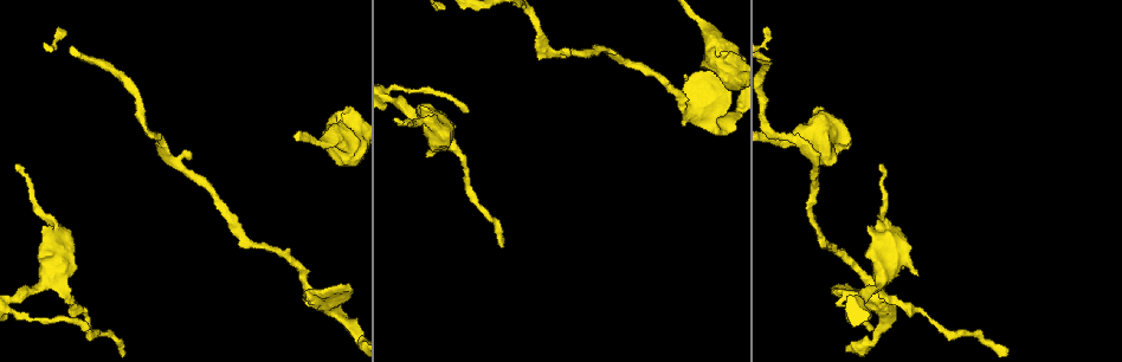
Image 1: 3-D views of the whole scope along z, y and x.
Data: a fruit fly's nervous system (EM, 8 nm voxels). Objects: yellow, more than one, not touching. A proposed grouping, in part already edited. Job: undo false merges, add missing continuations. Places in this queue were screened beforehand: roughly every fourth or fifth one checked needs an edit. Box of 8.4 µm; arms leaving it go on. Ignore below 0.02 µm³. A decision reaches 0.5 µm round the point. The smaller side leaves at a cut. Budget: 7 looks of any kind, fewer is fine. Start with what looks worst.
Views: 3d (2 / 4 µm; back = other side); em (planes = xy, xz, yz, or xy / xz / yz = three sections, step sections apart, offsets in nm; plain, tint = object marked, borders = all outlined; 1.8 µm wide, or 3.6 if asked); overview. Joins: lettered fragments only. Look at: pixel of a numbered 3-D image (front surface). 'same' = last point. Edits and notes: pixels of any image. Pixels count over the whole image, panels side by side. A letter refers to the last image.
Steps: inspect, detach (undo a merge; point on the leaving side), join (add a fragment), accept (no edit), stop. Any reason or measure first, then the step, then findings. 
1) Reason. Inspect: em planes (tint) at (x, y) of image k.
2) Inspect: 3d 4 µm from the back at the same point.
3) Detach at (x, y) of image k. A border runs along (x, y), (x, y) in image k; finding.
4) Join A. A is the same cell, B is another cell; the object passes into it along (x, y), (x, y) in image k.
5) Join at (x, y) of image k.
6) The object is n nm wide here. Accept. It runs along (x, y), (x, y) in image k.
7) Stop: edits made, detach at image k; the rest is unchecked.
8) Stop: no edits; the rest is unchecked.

Inspect: em yz step 4 (borders) at (309, 304) of image 1.

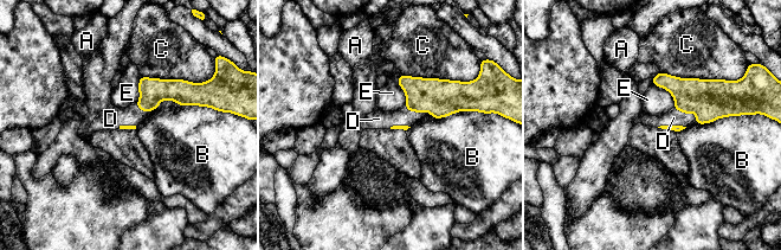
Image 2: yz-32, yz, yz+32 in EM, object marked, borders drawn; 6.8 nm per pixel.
Inspect: em planes (borders) at the same point.

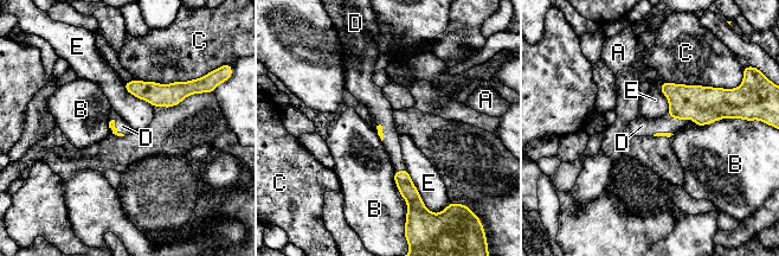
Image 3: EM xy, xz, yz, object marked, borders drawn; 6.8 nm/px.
Join D. D is the same cell, A, B, C and E are other cells; the object passes into it along (705, 104), (681, 119), (645, 127) in image 3; it goes on there.

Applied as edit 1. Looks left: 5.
Redraw. Inspect: overview.

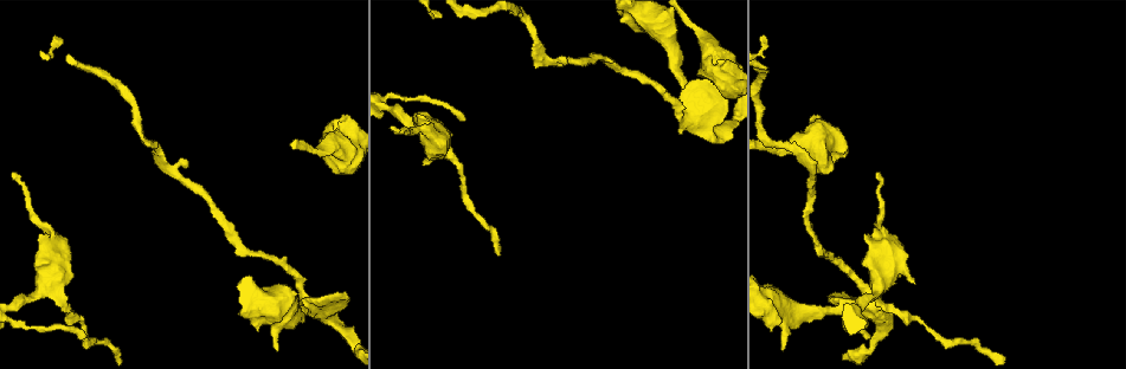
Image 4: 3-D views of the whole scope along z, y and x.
An open end. Inspect: 3d 4 µm at (40, 237) of image 4.

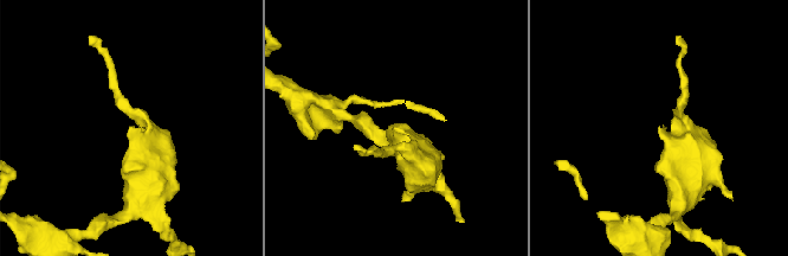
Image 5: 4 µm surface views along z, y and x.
Inspect: em xy step 16 (borders) at (659, 128) of image 5.

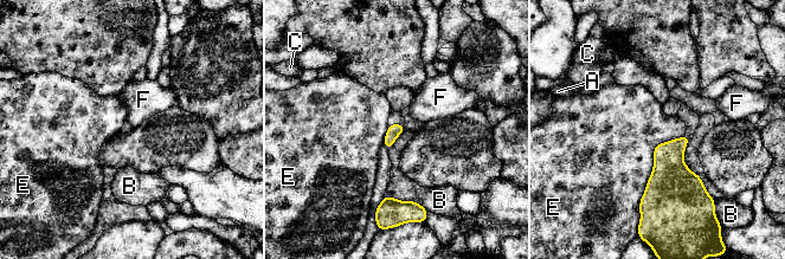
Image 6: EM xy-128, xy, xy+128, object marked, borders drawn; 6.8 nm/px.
Accept. A, B, C, E and F are other cells; no lettered fragment goes on from it.

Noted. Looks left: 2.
Branch stops here. Inspect: 3d 4 µm at (809, 119) of image 4.

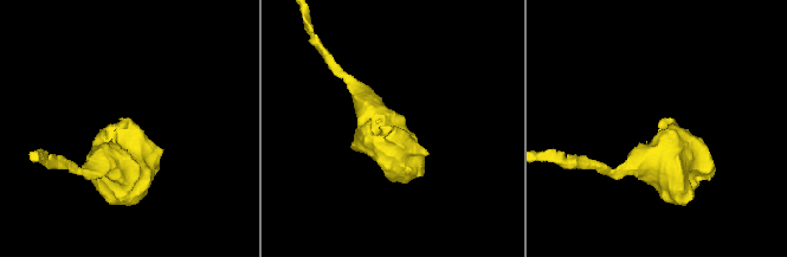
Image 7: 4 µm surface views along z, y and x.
Inspect: em 3.6 µm xz step 16 (borders) at (658, 124) of image 7.

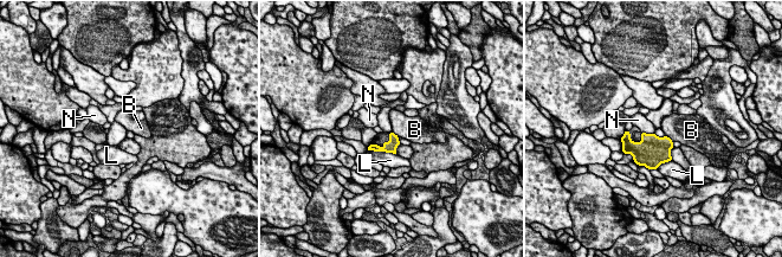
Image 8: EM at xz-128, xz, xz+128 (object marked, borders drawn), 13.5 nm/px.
Accept. B, L and N are other cells; a border runs along (392, 130), (399, 136) in image 8; no lettered fragment goes on from it.

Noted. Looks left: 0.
Stop: edits made, join at image 3; the rest is unchecked.

